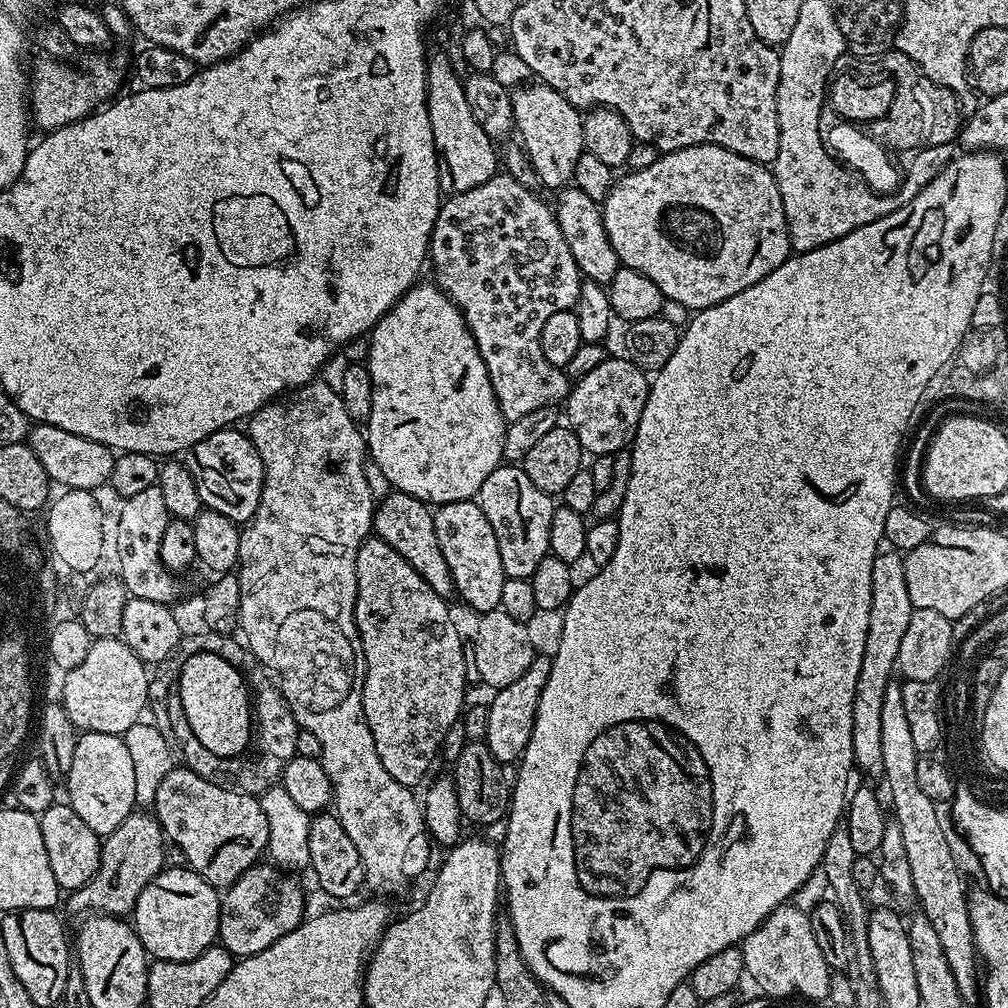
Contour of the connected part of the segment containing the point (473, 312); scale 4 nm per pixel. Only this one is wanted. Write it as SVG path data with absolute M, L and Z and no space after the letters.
M497 174L492 176L482 186L474 186L474 190L466 190L457 196L448 196L440 205L440 213L436 219L436 225L432 231L432 242L430 245L430 272L434 277L434 283L452 299L457 310L464 315L464 320L468 323L468 329L476 339L478 350L482 354L482 362L486 362L486 370L490 374L490 386L494 386L494 394L498 398L498 406L502 410L505 421L511 422L522 419L526 414L533 413L540 407L555 405L563 401L570 391L570 380L564 377L565 373L556 368L546 358L542 358L542 346L540 345L540 335L542 326L554 314L567 312L575 309L576 299L580 293L580 281L582 279L578 266L574 262L574 254L570 254L570 246L566 246L566 238L562 238L562 230L558 230L556 213L551 207L548 208L536 197L537 193L531 188L527 188L522 182L518 182L513 176L507 174Z

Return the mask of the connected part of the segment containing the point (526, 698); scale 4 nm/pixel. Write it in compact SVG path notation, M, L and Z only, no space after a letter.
M548 654L546 656L537 655L530 662L526 674L522 674L522 678L510 682L510 686L495 689L493 696L496 697L488 704L488 725L484 740L490 754L494 754L494 758L500 765L515 765L519 761L521 752L530 742L534 718L538 714L538 702L542 698L542 690L550 678L551 669L552 656Z

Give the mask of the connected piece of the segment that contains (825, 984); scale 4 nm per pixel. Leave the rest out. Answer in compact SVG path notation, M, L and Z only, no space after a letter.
M785 902L776 907L759 927L741 941L740 949L744 970L755 979L763 995L827 999L832 970L815 941L808 913L791 903Z

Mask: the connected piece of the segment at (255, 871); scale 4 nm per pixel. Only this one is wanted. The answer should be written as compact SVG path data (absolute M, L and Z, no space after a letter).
M257 866L246 870L223 893L218 940L233 957L253 956L266 950L266 946L290 934L290 930L294 930L305 919L303 890L294 881L279 876L284 874L275 867L267 867Z

